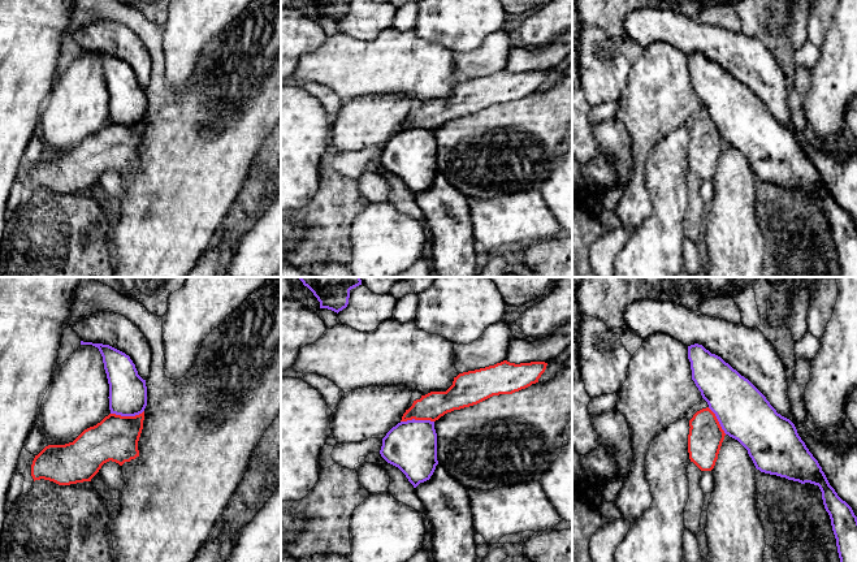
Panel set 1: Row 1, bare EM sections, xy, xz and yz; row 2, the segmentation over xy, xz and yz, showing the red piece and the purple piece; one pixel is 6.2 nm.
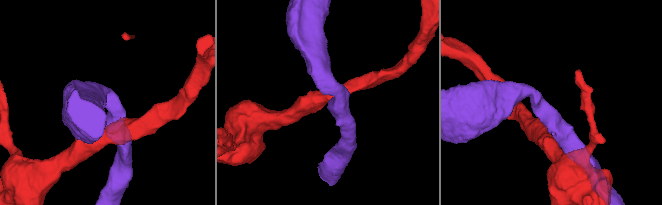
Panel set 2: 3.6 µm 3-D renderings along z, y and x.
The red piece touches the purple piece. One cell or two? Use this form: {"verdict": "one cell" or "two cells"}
{"verdict": "two cells"}

